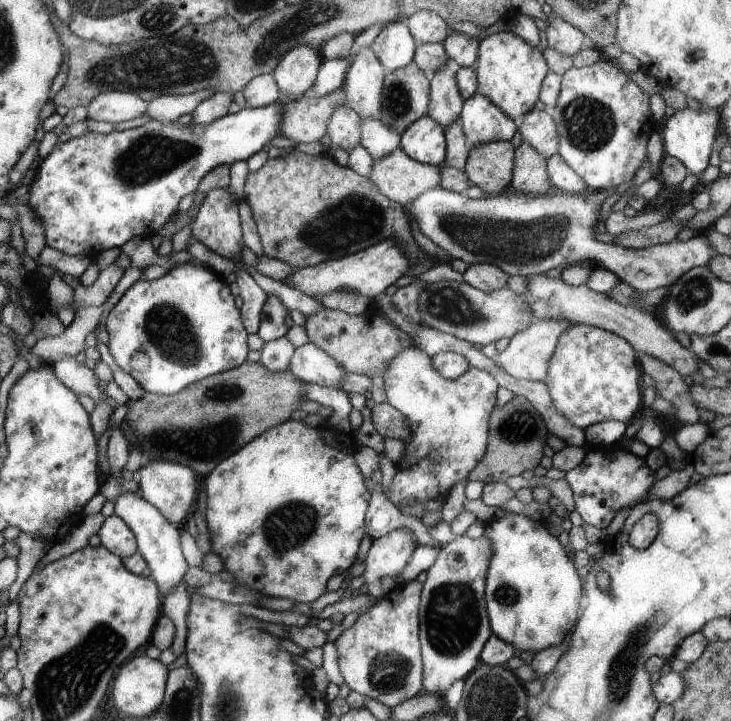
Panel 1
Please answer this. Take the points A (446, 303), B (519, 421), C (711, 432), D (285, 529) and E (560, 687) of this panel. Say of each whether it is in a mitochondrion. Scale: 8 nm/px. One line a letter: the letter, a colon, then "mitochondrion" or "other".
A: mitochondrion
B: mitochondrion
C: other
D: mitochondrion
E: other

